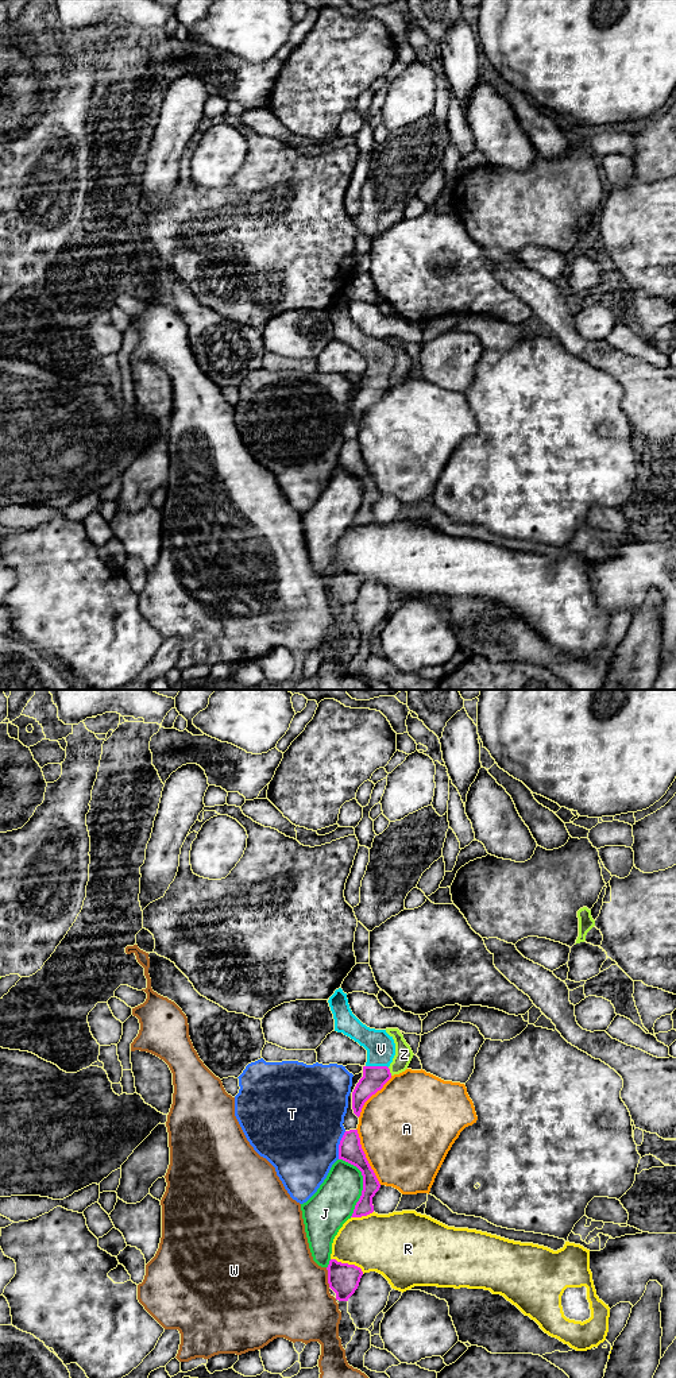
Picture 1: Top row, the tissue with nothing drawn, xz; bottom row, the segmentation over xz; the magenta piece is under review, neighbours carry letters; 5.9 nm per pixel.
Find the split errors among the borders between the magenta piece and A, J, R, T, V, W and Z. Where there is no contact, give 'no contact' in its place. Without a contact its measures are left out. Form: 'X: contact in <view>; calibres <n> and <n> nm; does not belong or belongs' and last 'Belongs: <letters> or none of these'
A: contact in xz; calibres 140 and 480 nm; does not belong
J: contact in xz; calibres 140 and 260 nm; does not belong
R: contact in xz; calibres 190 and 340 nm; does not belong
T: contact in xz; calibres 140 and 500 nm; does not belong
V: contact in xz; calibres 140 and 180 nm; belongs
W: contact in xz; calibres 190 and 480 nm; does not belong
Z: contact in xz; calibres 140 and 110 nm; does not belong
Belongs: V

